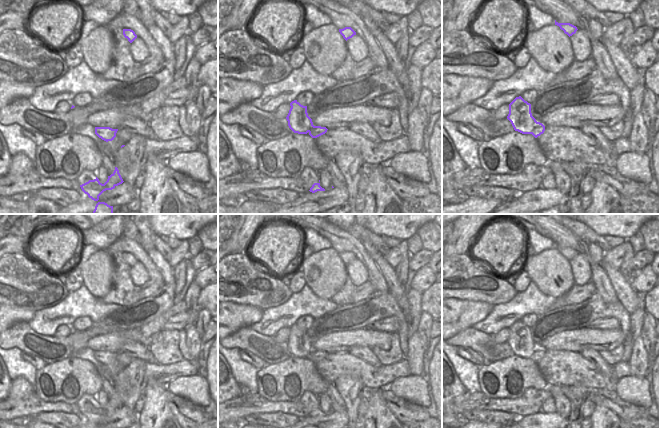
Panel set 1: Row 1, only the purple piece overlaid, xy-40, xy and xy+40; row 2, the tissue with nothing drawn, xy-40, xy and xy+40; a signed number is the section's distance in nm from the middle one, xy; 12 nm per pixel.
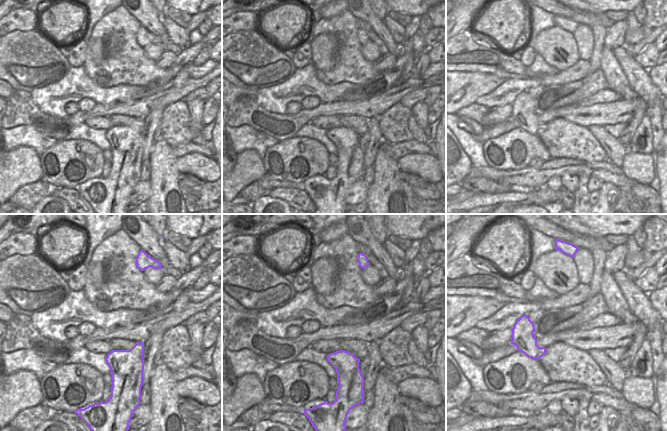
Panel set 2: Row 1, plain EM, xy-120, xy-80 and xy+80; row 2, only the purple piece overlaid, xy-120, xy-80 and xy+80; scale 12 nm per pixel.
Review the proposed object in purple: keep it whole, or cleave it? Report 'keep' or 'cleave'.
keep

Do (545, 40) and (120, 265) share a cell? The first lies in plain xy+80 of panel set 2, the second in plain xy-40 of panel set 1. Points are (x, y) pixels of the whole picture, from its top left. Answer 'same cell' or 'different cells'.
different cells

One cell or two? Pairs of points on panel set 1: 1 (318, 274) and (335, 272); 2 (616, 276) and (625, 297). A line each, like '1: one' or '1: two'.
1: one
2: one

